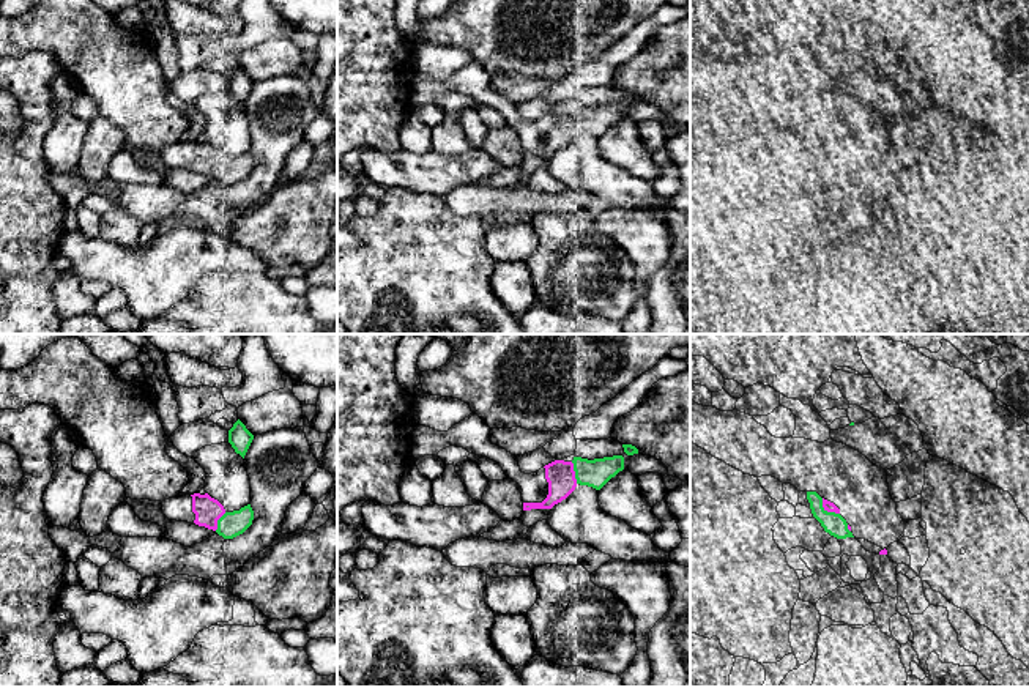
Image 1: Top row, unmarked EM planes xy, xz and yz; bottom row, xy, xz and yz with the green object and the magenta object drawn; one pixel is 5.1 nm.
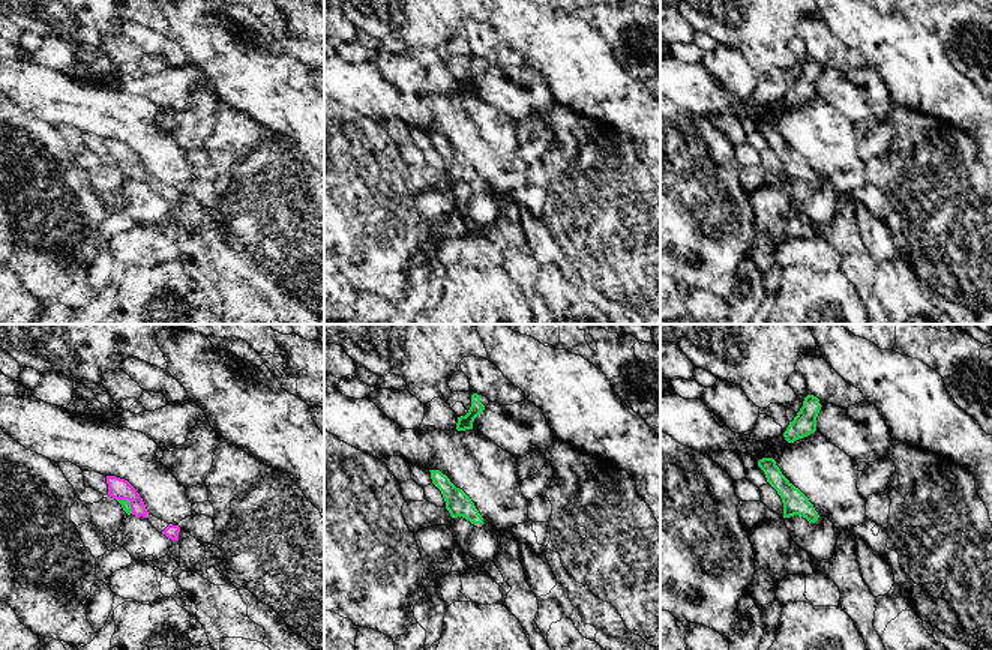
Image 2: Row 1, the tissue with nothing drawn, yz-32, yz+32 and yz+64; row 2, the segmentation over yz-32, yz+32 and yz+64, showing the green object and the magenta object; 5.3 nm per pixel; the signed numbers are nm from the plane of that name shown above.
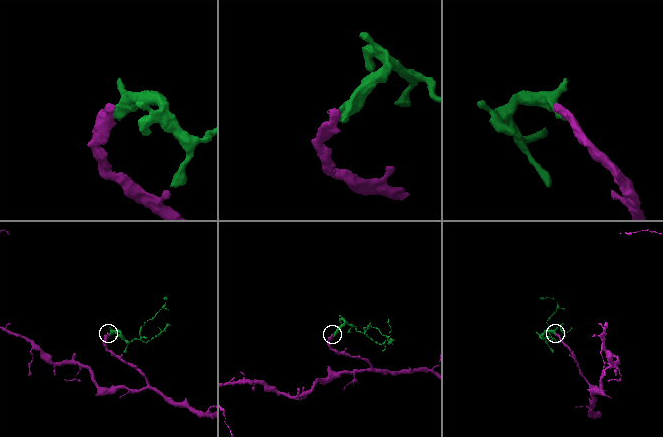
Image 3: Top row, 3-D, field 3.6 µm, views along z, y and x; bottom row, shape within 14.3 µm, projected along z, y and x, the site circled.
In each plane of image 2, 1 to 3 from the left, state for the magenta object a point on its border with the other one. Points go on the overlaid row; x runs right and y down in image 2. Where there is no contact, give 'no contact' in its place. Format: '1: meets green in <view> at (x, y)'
1: meets green in yz-32 at (128, 502)
2: no contact
3: no contact

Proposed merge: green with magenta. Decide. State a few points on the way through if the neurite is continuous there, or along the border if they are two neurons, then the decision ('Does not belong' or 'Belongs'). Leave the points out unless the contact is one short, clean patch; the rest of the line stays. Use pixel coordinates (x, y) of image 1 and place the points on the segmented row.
Belongs

